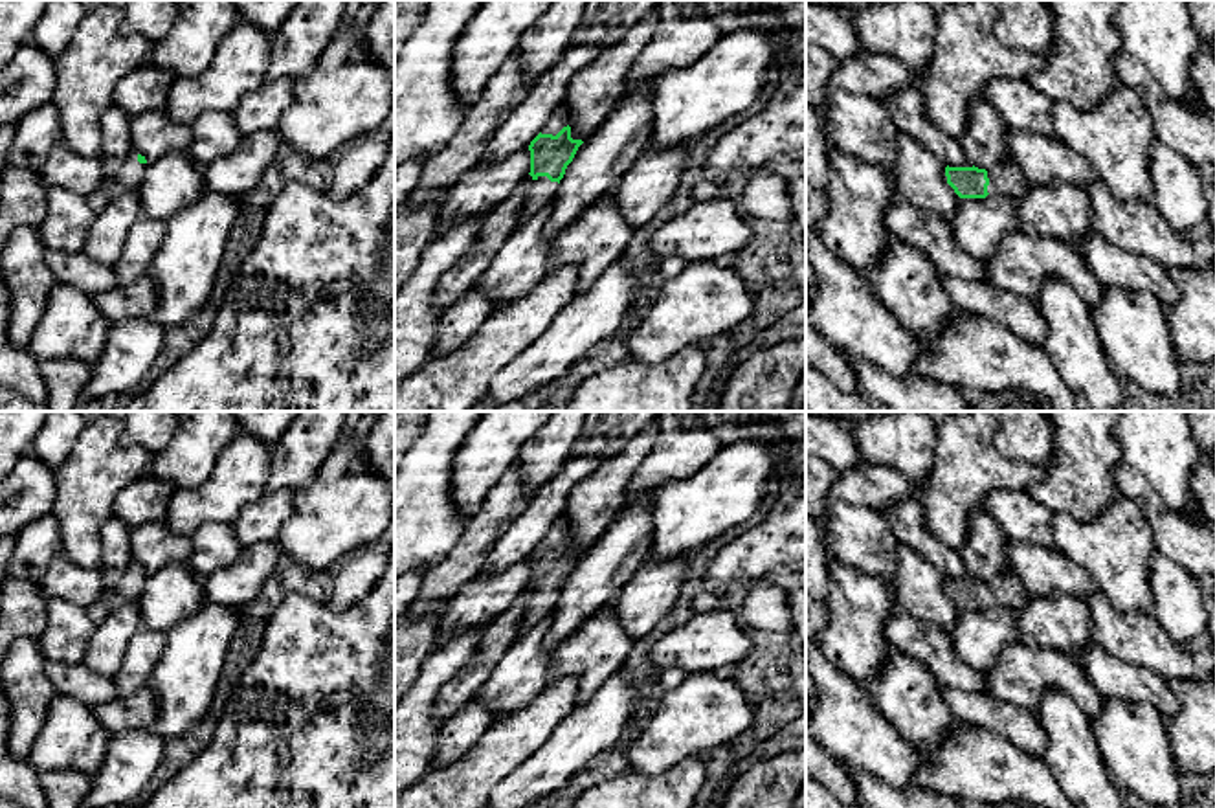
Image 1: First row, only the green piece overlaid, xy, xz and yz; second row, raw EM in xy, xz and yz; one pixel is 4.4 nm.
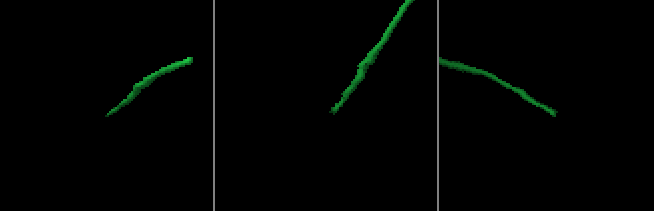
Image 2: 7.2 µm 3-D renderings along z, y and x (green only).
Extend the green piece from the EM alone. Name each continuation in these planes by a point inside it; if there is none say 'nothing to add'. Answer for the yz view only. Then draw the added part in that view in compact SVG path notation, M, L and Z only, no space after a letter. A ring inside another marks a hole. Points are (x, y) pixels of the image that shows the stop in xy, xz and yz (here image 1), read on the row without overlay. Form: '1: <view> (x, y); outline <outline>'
1: yz (1004, 590); outline M1000 573L993 580L987 582L989 597L987 604L989 606L1002 606L1009 610L1017 610L1030 602L1030 599L1035 595L1030 589L1026 589L1017 575L1009 573Z

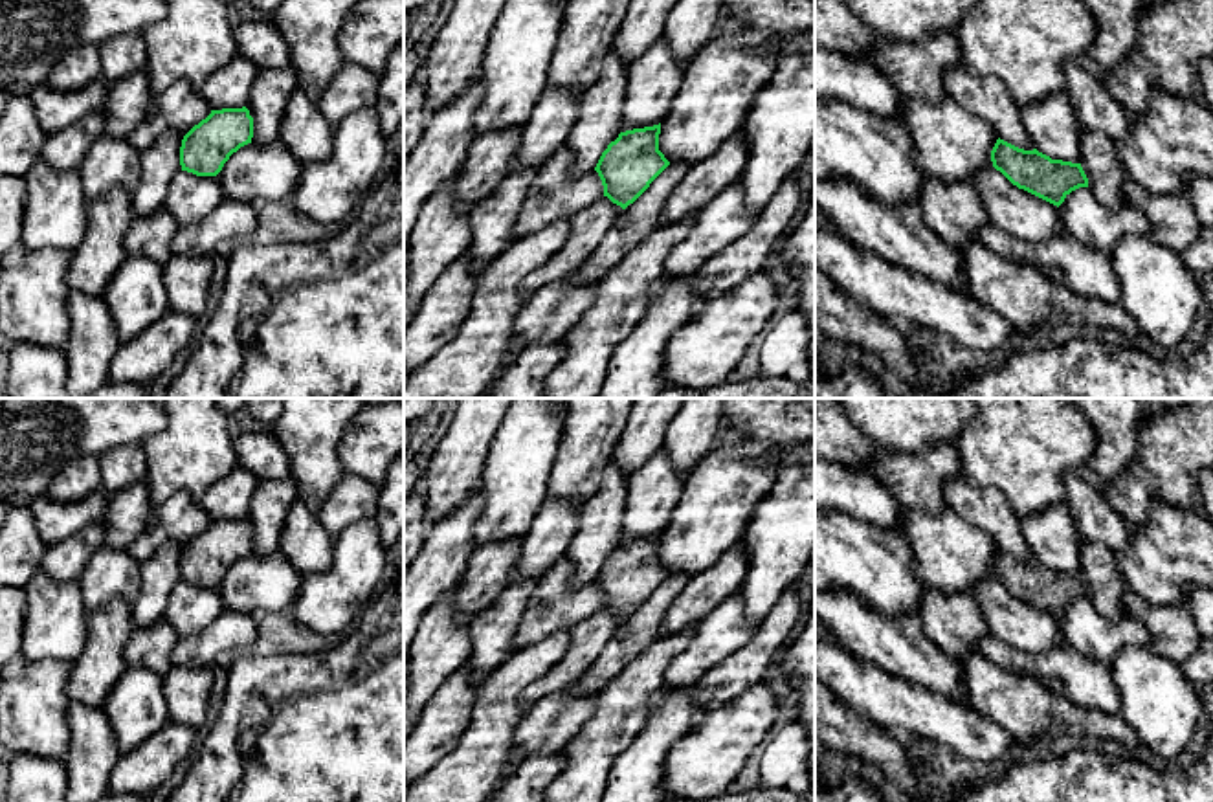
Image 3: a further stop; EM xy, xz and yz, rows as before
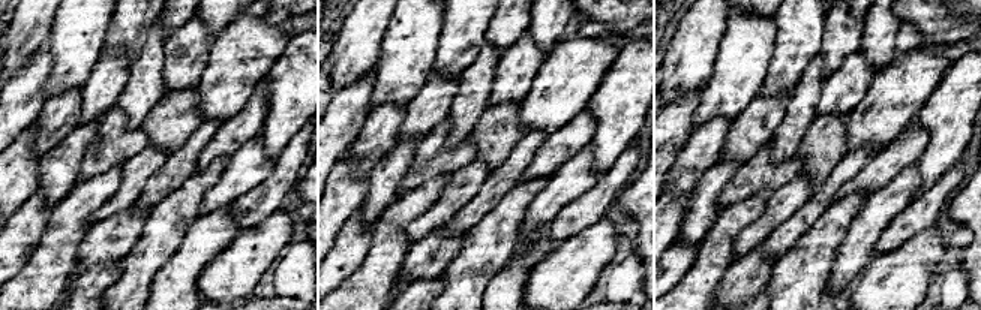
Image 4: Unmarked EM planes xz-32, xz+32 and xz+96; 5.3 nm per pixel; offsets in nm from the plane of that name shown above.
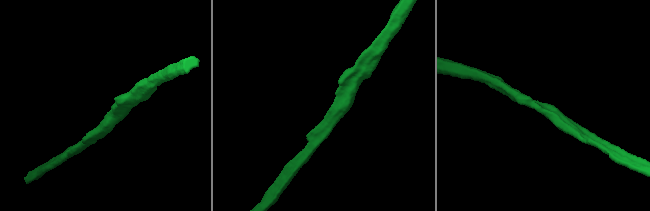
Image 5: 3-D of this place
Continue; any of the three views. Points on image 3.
nothing to add

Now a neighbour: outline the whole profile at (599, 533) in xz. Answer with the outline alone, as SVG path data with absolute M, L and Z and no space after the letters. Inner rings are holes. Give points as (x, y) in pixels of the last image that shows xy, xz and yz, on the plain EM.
M609 461L604 470L604 477L598 490L580 505L580 525L565 552L565 556L574 563L571 587L580 587L589 582L595 582L602 563L611 552L618 549L626 499L628 477L618 470L613 461Z

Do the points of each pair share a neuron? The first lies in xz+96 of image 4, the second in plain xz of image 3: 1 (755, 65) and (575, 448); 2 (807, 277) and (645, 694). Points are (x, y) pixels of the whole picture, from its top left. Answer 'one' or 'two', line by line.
1: two
2: one

